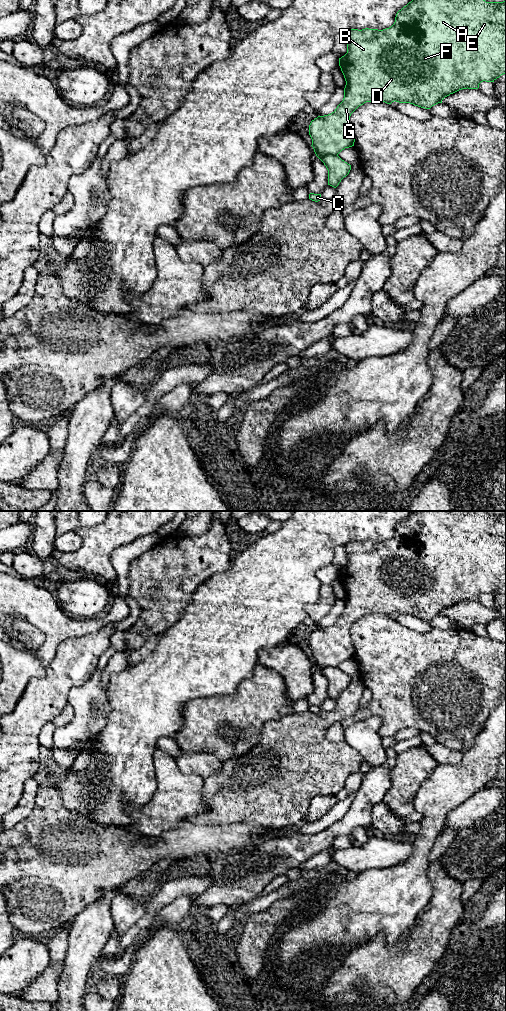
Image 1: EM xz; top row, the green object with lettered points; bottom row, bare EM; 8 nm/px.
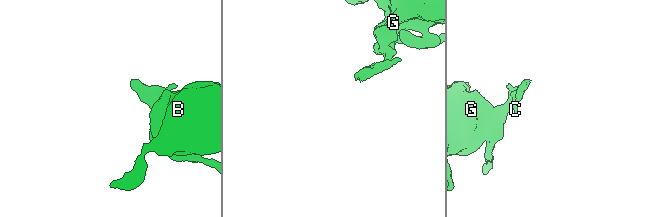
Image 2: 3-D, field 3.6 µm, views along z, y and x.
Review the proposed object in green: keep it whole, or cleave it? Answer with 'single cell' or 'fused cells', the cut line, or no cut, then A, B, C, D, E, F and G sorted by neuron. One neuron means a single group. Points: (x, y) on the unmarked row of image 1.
fused cells | xz (337, 666), (323, 666), (318, 669) | A B D E F G / C

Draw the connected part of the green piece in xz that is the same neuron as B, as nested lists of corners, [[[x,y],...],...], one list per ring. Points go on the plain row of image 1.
[[[413,511],[397,524],[395,534],[391,539],[383,542],[369,540],[362,542],[350,541],[345,545],[345,549],[347,565],[339,570],[339,578],[346,593],[343,613],[334,624],[318,628],[309,637],[309,647],[312,651],[311,658],[317,669],[327,666],[338,667],[345,660],[354,658],[355,650],[350,636],[350,628],[359,618],[366,614],[380,613],[391,616],[396,613],[430,621],[434,617],[442,615],[442,612],[450,606],[467,600],[478,601],[481,594],[494,594],[501,587],[506,586],[506,512],[503,514],[486,514],[484,511]]]

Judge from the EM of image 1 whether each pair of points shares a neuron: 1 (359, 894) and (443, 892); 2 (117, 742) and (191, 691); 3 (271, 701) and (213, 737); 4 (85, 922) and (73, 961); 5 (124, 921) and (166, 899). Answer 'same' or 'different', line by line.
1: different
2: same
3: same
4: same
5: different

